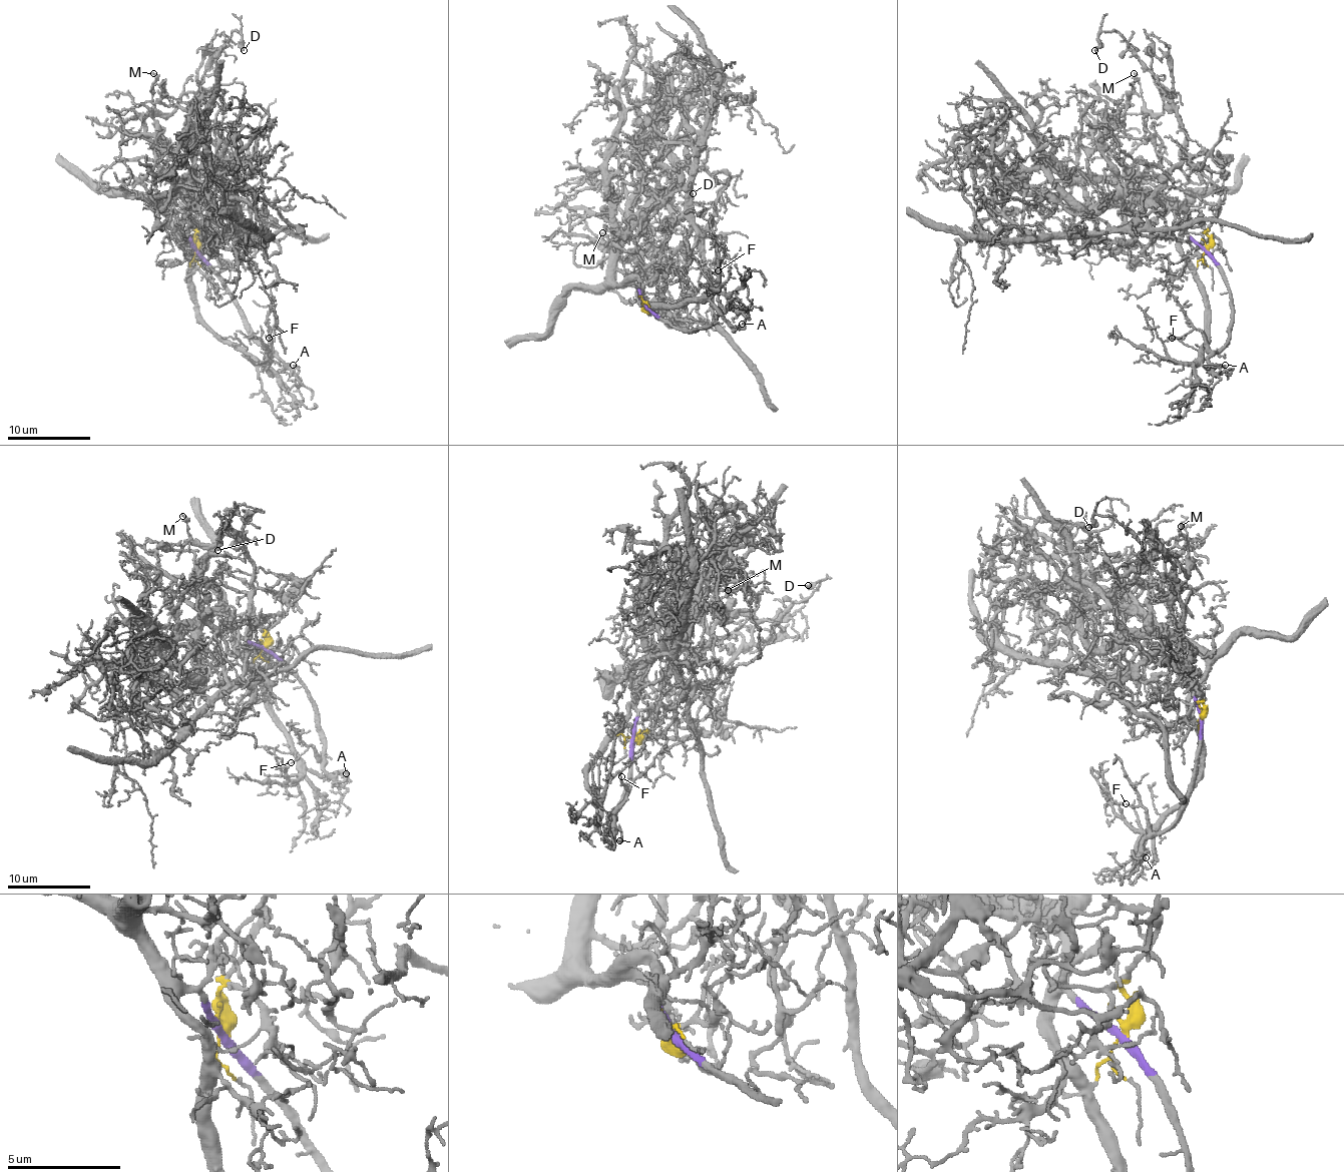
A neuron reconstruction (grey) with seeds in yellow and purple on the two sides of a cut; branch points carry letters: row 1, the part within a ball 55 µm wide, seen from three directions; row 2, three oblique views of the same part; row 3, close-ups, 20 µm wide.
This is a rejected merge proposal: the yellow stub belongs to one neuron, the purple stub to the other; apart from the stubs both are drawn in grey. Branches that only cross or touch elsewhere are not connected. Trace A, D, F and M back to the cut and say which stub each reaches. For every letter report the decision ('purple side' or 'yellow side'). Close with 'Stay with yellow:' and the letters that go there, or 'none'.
A: purple side
D: yellow side
F: purple side
M: yellow side
Stay with yellow: D, M

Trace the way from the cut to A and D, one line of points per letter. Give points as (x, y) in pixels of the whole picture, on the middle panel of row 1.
A: (645, 306), (673, 327), (693, 331), (706, 329), (728, 308), (737, 308), (747, 319), (743, 325)
D: (645, 306), (651, 314), (657, 308), (667, 266), (649, 284), (649, 270), (665, 255), (665, 233), (693, 193)

